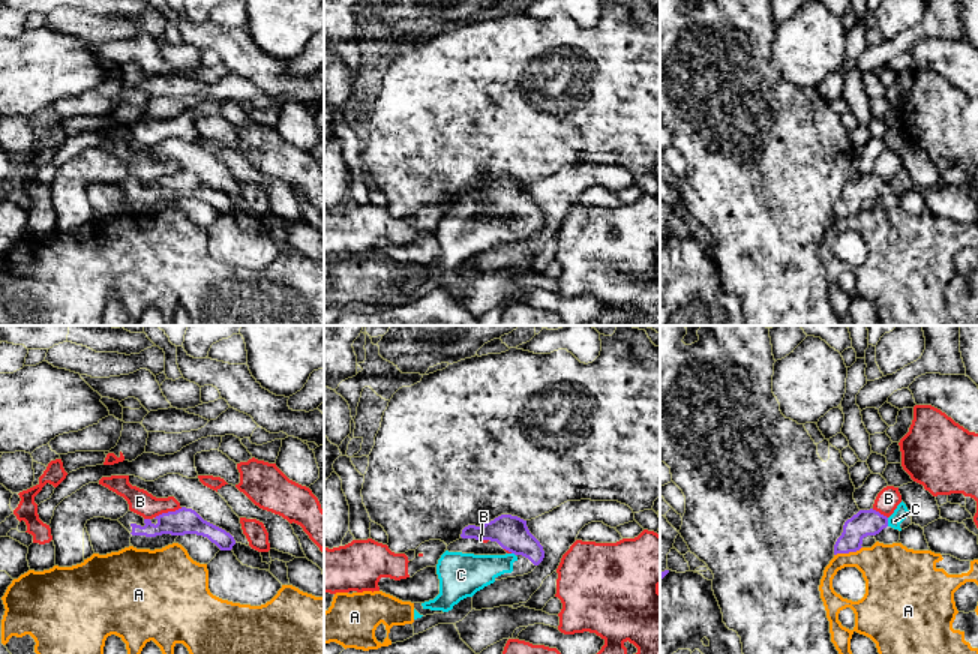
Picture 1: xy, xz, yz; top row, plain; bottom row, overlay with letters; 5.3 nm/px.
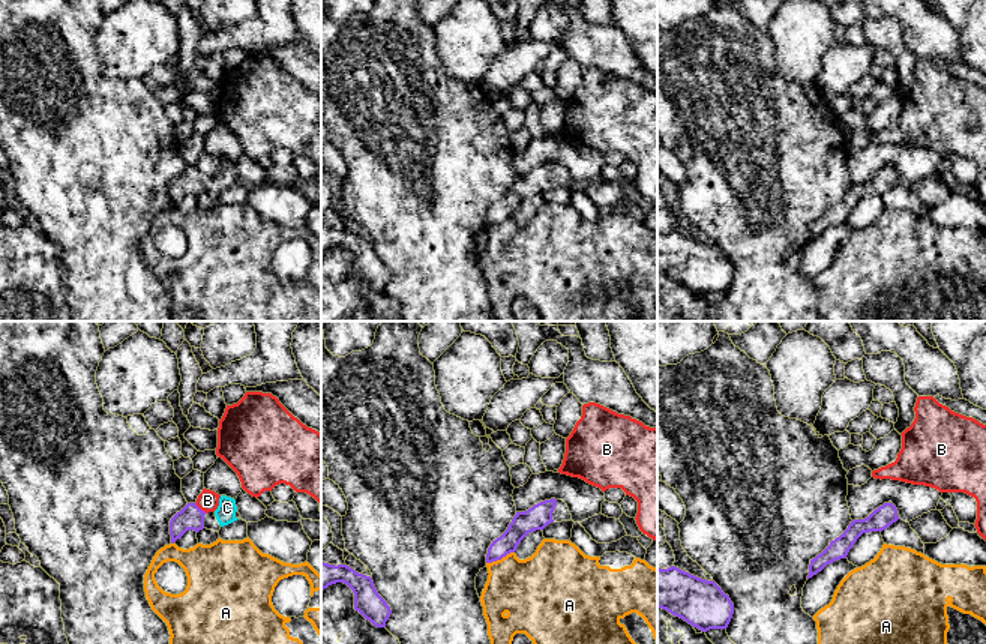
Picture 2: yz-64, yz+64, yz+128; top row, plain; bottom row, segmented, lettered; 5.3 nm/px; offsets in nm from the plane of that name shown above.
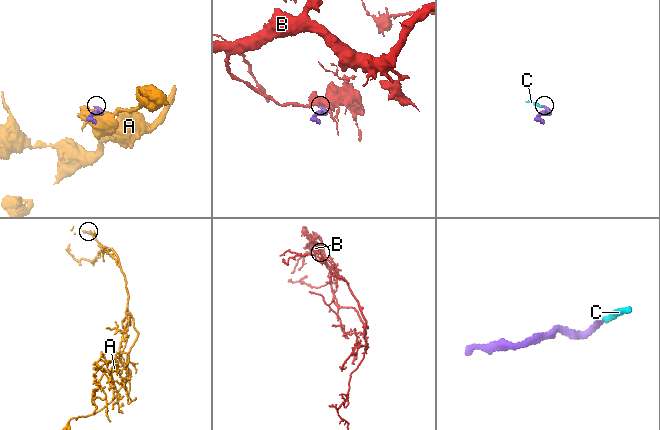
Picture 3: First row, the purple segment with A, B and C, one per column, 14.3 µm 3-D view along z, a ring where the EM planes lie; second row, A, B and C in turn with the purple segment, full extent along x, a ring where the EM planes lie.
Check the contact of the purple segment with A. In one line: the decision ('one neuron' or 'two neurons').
two neurons

